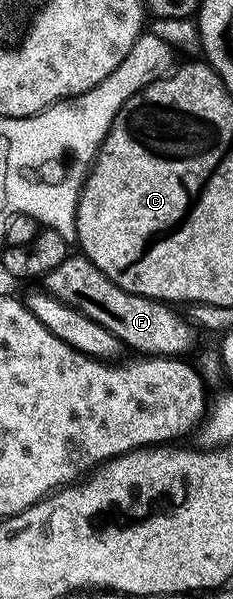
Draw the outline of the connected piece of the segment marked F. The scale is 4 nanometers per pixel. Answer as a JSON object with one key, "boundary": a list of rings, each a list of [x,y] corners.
{"boundary":[[[82,252],[68,253],[67,258],[61,260],[61,264],[57,268],[53,268],[53,272],[45,275],[45,289],[54,298],[60,298],[65,304],[69,304],[80,310],[85,316],[89,316],[89,320],[93,320],[104,326],[109,332],[113,332],[113,336],[117,336],[117,340],[121,340],[128,351],[135,350],[131,352],[136,355],[177,358],[190,355],[196,349],[196,327],[182,313],[179,315],[175,311],[178,309],[172,308],[168,303],[160,302],[157,298],[146,298],[140,294],[125,292],[125,288],[113,284],[113,280],[109,280],[109,276],[105,276],[105,272],[101,272],[101,268],[94,266]]]}

